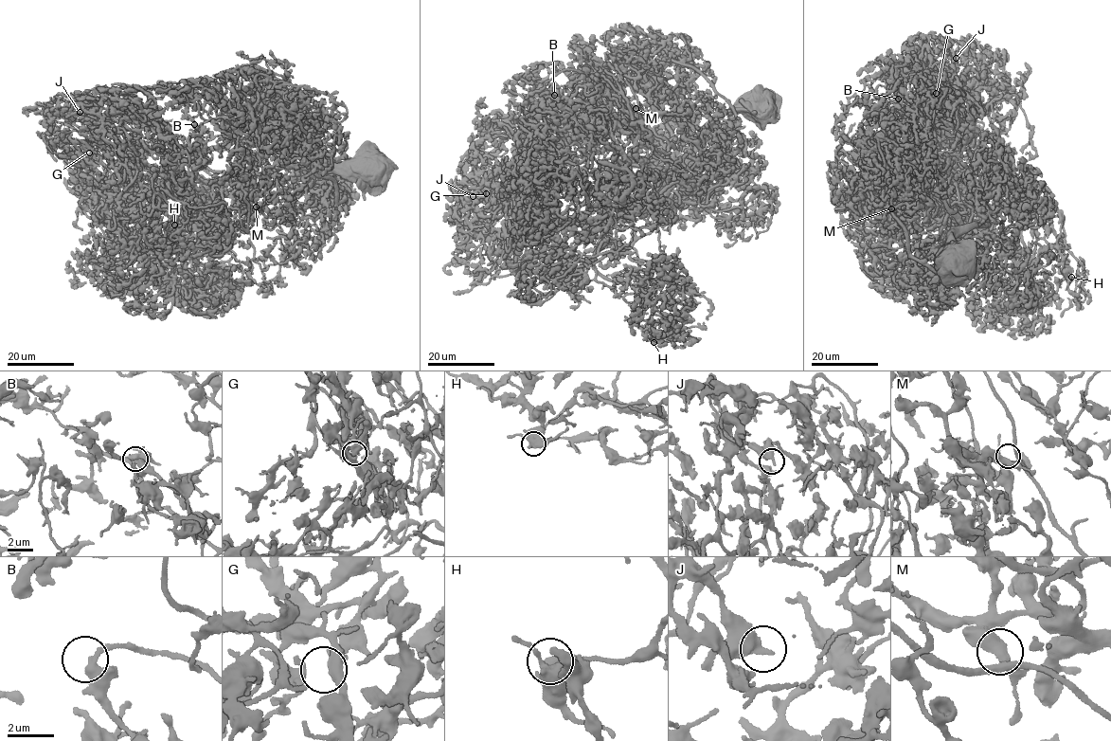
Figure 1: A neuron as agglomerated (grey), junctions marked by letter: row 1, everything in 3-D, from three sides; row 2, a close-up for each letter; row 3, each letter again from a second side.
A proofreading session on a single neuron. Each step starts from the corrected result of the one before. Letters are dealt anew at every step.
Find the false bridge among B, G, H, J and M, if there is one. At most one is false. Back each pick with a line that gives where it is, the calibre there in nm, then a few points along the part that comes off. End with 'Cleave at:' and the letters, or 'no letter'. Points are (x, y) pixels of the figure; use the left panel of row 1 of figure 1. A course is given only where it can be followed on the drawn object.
Cleave at: no letter

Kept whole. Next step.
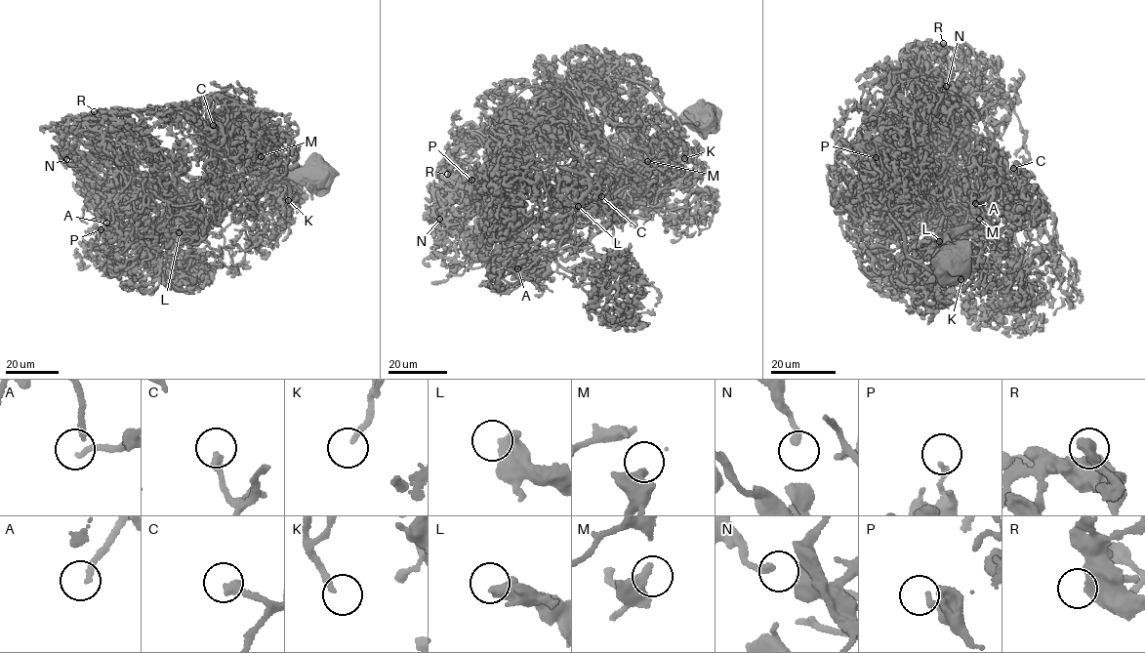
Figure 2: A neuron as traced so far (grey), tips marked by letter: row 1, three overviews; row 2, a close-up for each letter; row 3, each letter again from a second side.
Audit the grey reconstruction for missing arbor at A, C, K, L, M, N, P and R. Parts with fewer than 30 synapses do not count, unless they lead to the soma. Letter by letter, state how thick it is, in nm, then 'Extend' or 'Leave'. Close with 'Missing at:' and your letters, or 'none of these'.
A: Thickness 180 nm. Extend
C: Thickness 280 nm. Extend
K: Thickness 200 nm. Extend
L: Thickness 500 nm. Extend
M: Thickness 480 nm. Leave
N: Thickness 170 nm. Leave
P: Thickness 180 nm. Leave
R: Thickness 600 nm. Leave
Missing at: A, C, K, L

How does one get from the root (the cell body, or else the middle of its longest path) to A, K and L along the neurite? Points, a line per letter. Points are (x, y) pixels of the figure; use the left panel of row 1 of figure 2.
A: (316, 171), (287, 176), (253, 171), (168, 197), (139, 197), (129, 206), (128, 215), (109, 218), (106, 223)
K: (316, 171), (253, 171), (215, 185), (185, 187), (183, 194), (226, 194), (271, 175), (286, 189), (288, 200)
L: (316, 171), (253, 171), (215, 185), (185, 187), (184, 197), (195, 196), (190, 216), (194, 222), (179, 232)

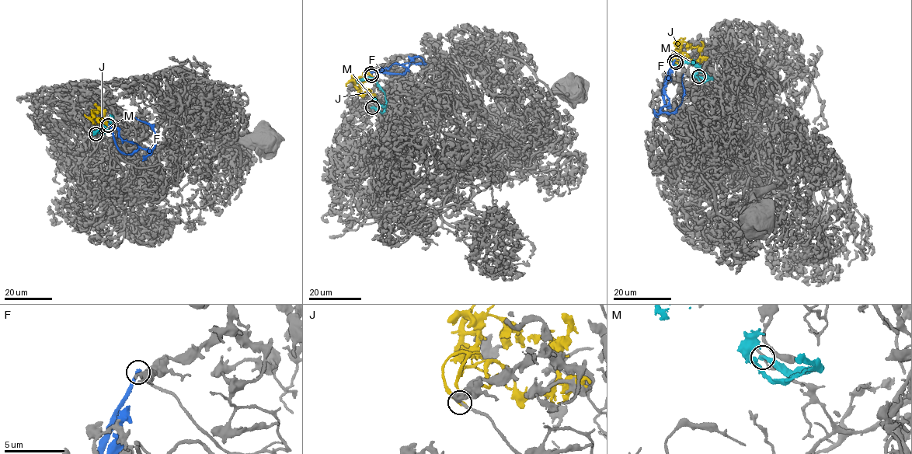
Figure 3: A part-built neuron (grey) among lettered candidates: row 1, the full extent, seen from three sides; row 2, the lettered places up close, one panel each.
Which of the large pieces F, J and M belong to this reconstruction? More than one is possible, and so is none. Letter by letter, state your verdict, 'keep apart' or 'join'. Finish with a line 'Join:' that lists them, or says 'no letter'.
F: keep apart
J: keep apart
M: keep apart
Join: no letter

